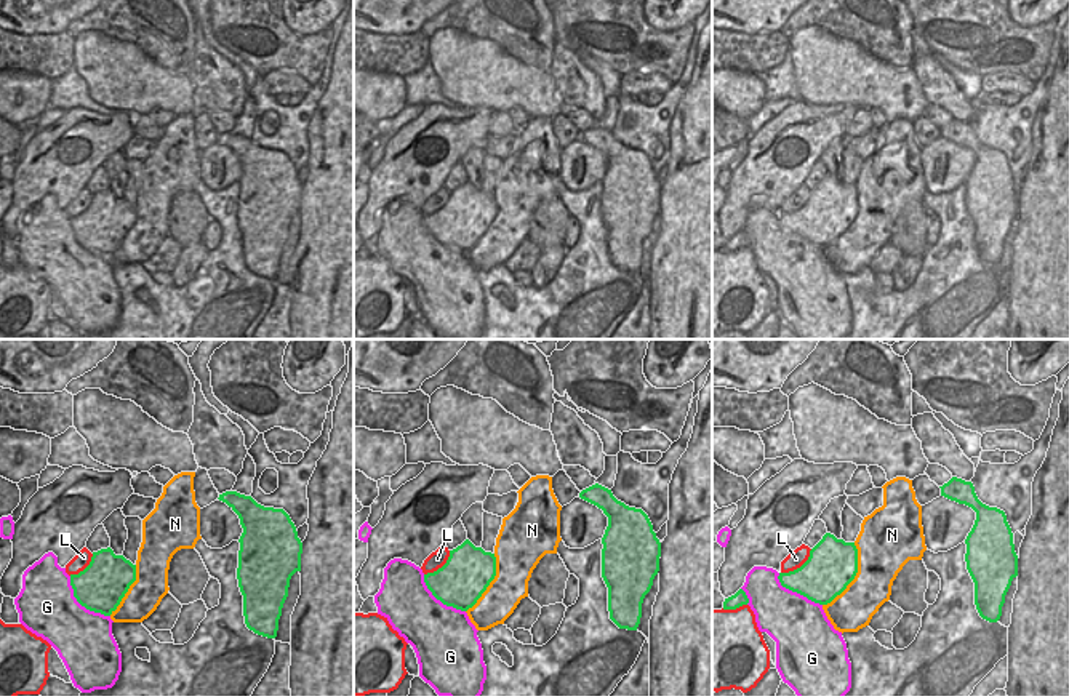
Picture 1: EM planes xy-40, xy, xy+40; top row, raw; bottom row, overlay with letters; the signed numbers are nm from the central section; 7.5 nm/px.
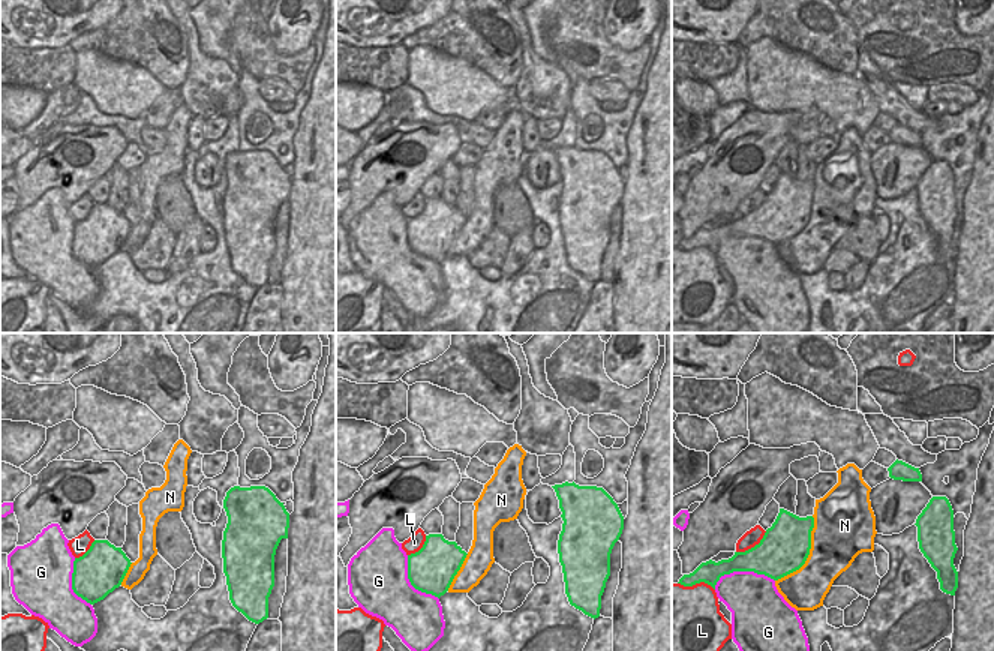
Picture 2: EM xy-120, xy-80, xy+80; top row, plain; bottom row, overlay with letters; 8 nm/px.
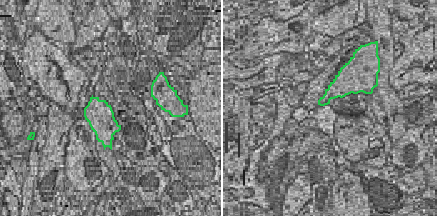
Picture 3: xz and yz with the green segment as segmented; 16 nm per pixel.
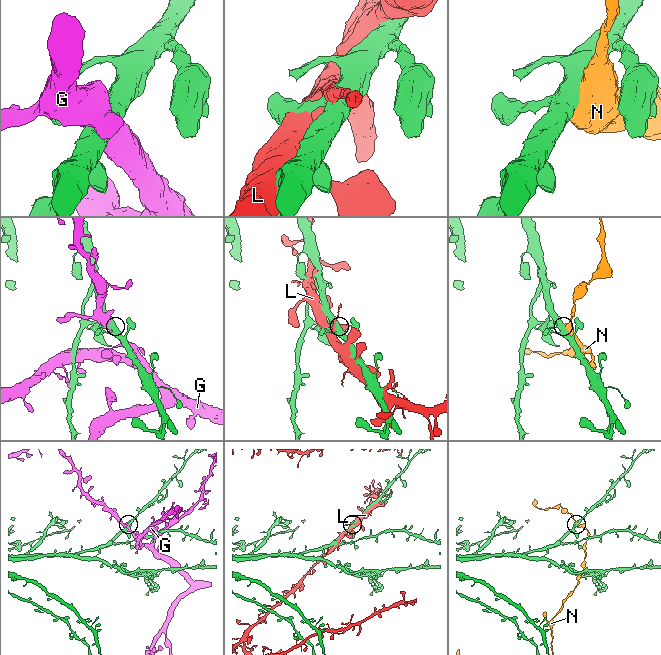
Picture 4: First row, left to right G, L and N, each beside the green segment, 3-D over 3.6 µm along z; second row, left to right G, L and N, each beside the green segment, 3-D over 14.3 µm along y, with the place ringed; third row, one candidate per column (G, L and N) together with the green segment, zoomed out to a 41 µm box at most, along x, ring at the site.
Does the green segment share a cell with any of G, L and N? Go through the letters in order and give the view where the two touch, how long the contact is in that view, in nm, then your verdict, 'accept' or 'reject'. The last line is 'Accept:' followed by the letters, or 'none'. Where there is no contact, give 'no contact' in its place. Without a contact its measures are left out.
G: meets green in xy-40; contact 440 nm long; reject
L: meets green in xy+40; contact 300 nm long; reject
N: meets green in xy+40; contact 550 nm long; reject
Accept: none

